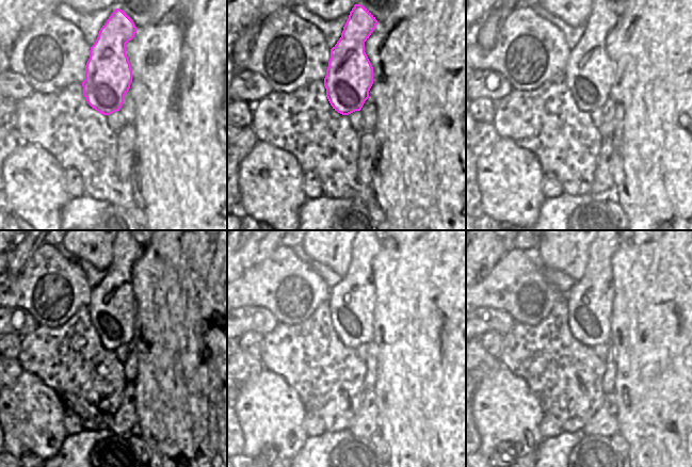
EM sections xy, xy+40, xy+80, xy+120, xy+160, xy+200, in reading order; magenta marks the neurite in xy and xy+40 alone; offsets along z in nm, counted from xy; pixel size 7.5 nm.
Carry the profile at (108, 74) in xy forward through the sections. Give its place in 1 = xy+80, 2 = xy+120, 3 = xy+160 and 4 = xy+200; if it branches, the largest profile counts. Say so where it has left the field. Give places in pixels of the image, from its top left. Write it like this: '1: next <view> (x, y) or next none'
1: next xy+80 (590, 73)
2: next xy+120 (112, 306)
3: next xy+160 (352, 302)
4: next xy+200 (590, 300)

